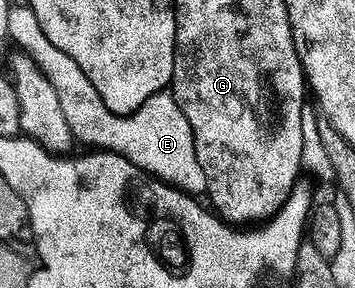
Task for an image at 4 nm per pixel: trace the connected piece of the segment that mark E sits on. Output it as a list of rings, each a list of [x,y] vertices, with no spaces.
[[[51,41],[33,43],[33,59],[59,92],[59,105],[63,105],[63,117],[71,125],[74,140],[90,143],[88,146],[102,151],[112,151],[129,159],[135,166],[162,183],[168,183],[194,197],[208,192],[209,182],[201,165],[195,165],[197,150],[195,137],[183,109],[172,93],[152,95],[142,107],[125,114],[109,110],[99,97],[95,85],[85,76],[83,69],[51,45]]]

